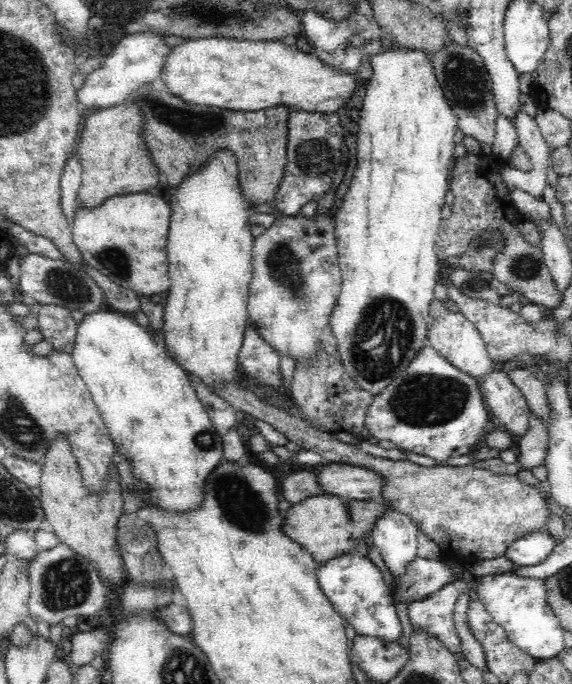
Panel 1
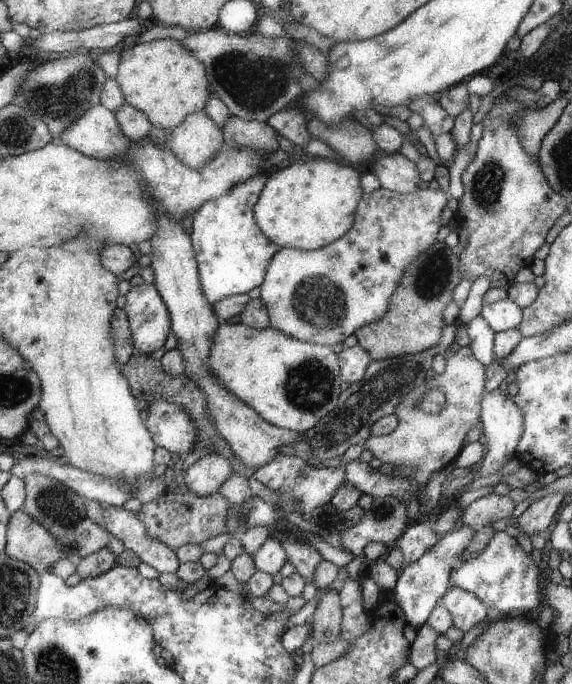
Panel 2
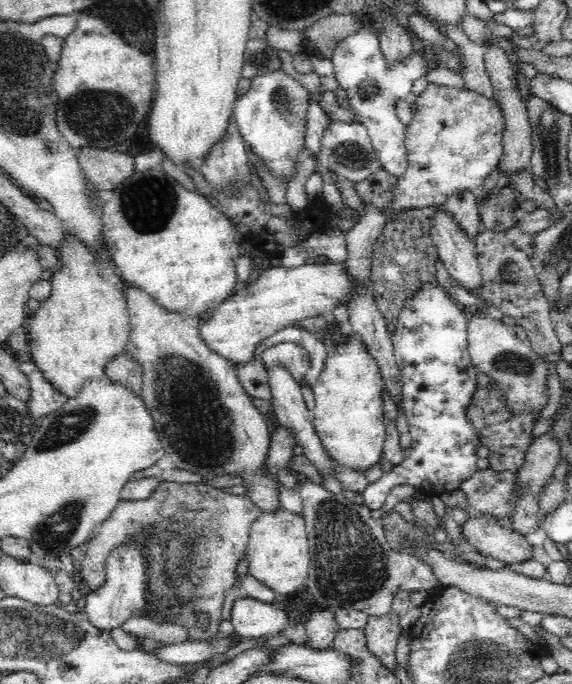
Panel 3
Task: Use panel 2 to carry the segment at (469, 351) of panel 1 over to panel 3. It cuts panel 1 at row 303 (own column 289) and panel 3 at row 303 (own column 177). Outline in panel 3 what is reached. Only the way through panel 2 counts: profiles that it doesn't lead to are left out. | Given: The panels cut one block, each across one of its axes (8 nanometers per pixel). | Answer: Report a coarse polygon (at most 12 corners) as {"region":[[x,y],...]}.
{"region":[[344,262],[270,266],[200,336],[250,362],[268,336],[350,306]]}

